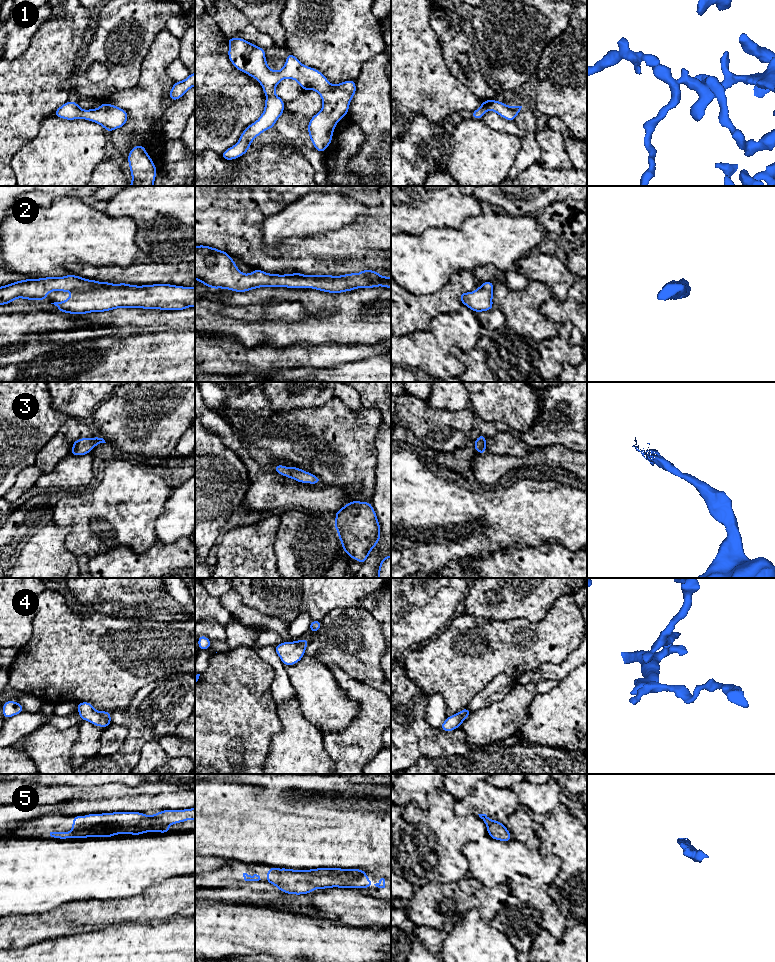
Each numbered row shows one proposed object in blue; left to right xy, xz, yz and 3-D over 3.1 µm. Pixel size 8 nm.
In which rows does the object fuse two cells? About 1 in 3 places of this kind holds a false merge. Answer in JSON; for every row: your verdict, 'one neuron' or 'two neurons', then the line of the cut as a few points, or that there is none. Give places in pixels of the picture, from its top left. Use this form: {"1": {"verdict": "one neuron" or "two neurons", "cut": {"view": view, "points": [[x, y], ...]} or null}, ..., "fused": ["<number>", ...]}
{"1": {"verdict": "one neuron", "cut": null}, "2": {"verdict": "one neuron", "cut": null}, "3": {"verdict": "one neuron", "cut": null}, "4": {"verdict": "one neuron", "cut": null}, "5": {"verdict": "one neuron", "cut": null}, "fused": []}

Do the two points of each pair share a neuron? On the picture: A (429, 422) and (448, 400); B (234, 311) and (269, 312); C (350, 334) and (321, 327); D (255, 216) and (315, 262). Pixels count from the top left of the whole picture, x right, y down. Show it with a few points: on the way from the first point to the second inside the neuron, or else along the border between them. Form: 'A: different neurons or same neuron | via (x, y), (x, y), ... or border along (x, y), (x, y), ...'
A: different neurons | border along (425, 401), (435, 408), (449, 410), (465, 408)
B: same neuron | via (243, 311), (260, 311)
C: same neuron | via (343, 328), (328, 328)
D: same neuron | via (254, 240), (254, 250), (268, 264), (291, 264)

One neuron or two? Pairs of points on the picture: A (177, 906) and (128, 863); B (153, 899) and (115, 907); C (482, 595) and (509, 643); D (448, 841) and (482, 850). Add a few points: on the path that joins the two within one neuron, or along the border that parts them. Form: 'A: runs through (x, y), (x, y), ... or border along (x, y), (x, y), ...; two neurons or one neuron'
A: border along (175, 876), (163, 878), (132, 896); two neurons
B: runs through (144, 907), (139, 907), (133, 912), (124, 912); one neuron
C: border along (473, 615), (498, 620), (519, 618); two neurons
D: border along (469, 841), (462, 847), (462, 851); two neurons

